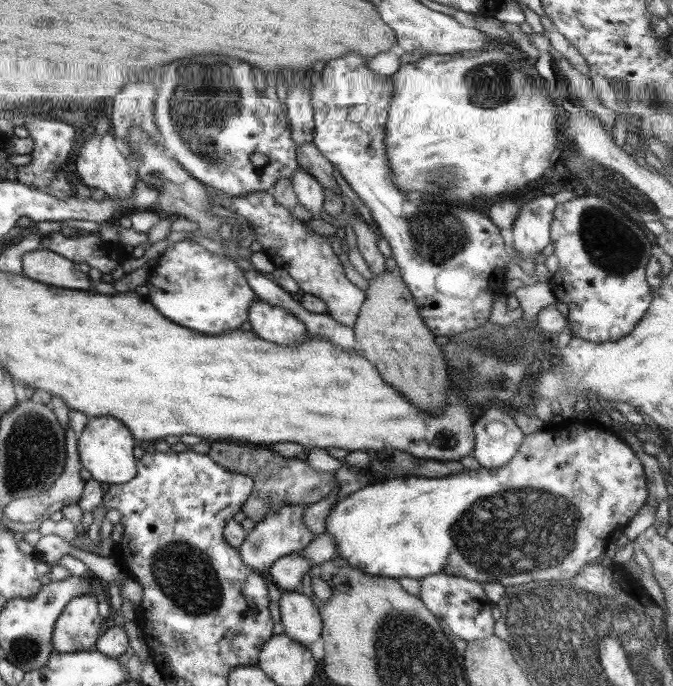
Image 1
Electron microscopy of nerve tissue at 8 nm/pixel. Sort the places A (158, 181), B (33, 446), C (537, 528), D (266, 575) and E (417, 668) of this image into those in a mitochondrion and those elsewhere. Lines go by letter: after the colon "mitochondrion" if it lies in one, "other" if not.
A: mitochondrion
B: mitochondrion
C: mitochondrion
D: other
E: mitochondrion

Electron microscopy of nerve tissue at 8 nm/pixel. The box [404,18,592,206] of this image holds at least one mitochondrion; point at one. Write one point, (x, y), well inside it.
(489, 84)

